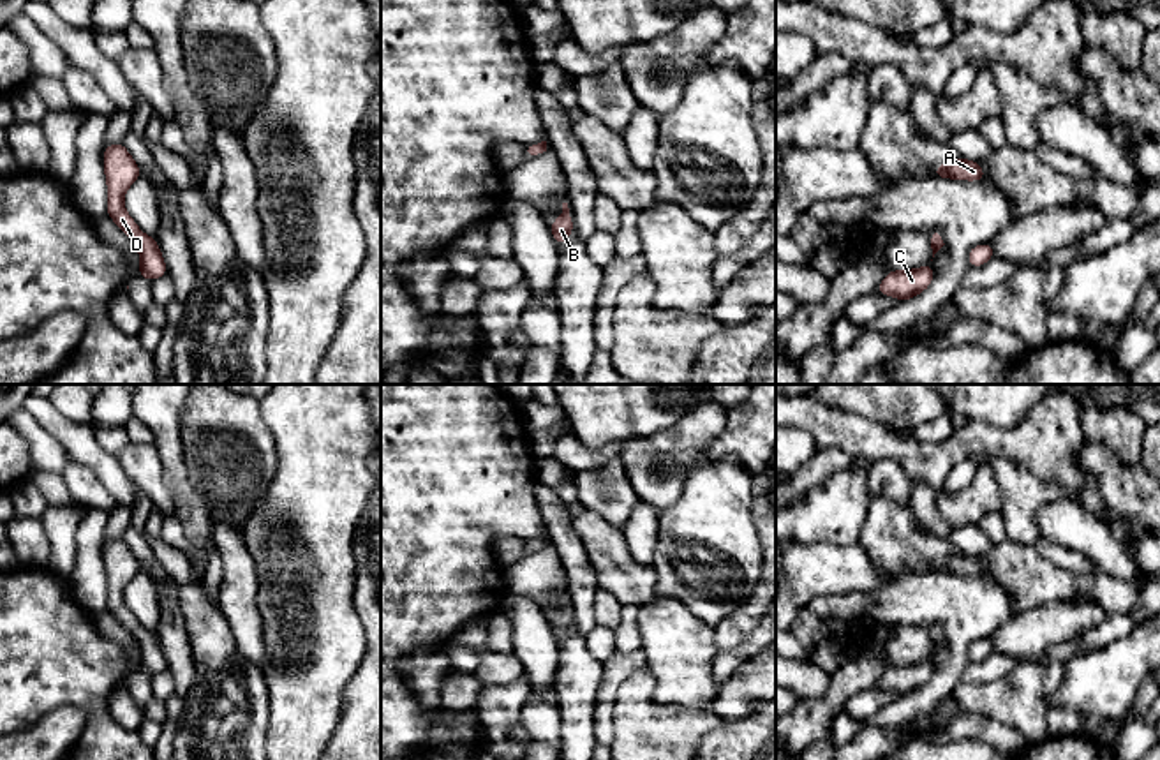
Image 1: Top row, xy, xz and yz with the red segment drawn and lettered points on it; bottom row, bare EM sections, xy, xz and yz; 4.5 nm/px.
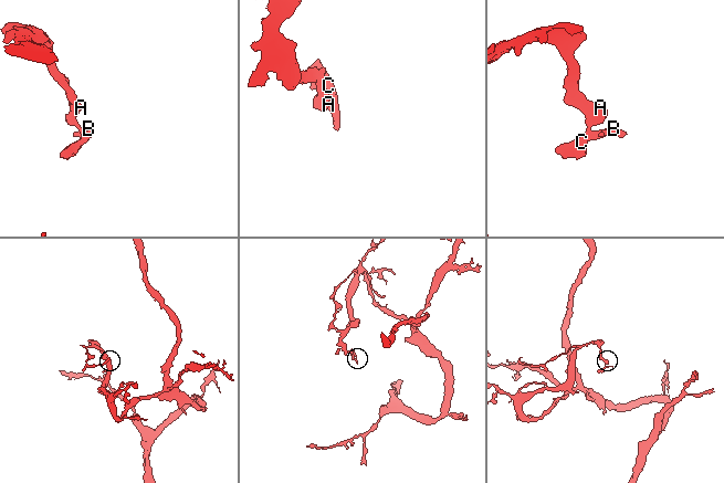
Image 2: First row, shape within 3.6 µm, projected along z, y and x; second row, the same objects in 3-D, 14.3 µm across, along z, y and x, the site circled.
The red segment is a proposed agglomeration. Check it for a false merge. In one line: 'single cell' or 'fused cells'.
single cell

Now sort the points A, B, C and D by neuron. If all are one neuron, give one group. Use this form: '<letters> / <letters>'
A B C D

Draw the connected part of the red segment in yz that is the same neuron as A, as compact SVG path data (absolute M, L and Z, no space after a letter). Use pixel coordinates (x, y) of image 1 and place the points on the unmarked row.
M956 552L938 561L931 570L940 573L970 575L970 577L987 575L978 557L966 555L961 552Z

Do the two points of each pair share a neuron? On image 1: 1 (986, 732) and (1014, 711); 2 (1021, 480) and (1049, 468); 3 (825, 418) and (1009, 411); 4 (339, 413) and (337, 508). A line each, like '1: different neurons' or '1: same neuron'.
1: different neurons
2: different neurons
3: different neurons
4: same neuron

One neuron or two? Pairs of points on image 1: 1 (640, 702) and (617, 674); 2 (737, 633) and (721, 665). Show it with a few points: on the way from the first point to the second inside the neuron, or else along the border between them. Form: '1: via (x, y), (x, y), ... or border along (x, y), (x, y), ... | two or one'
1: border along (644, 669), (637, 670), (621, 686), (609, 722) | two
2: border along (757, 625), (736, 646), (720, 649) | two

